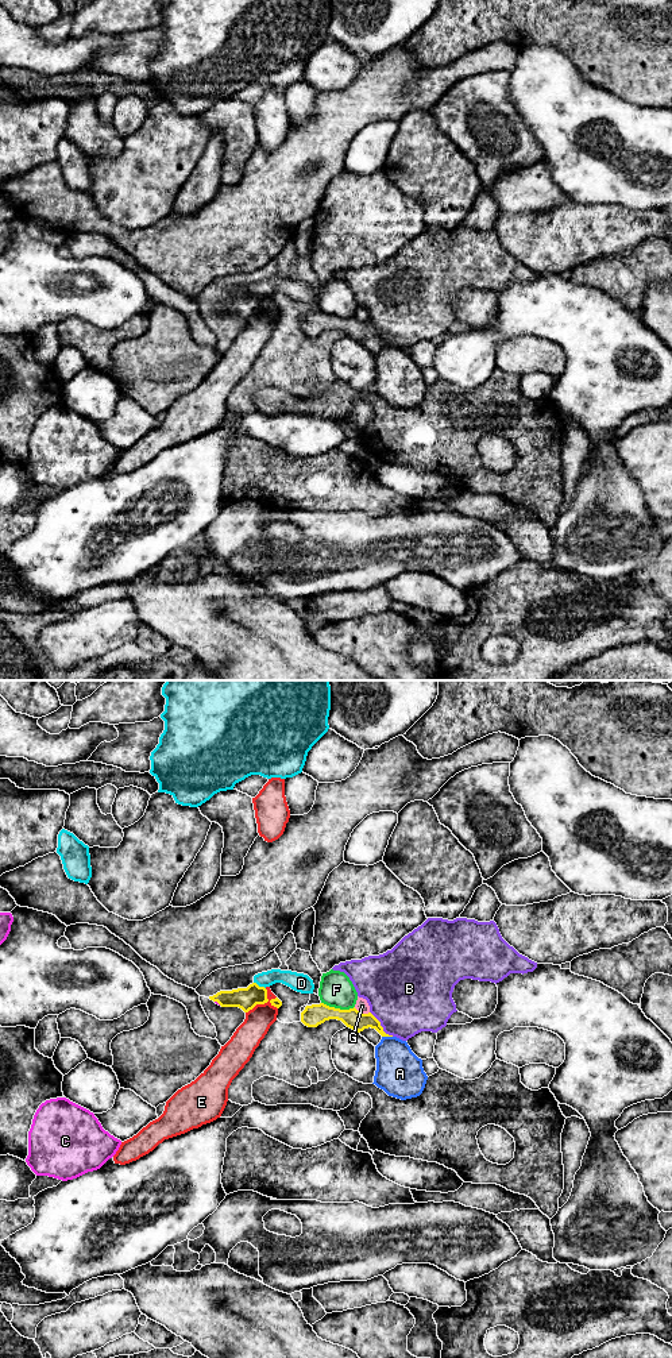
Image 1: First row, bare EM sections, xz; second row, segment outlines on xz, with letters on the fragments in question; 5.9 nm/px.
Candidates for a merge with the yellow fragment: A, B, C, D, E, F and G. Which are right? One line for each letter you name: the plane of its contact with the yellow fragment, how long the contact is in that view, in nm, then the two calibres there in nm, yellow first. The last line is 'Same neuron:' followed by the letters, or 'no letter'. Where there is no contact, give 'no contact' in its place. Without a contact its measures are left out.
Same neuron: no letter

